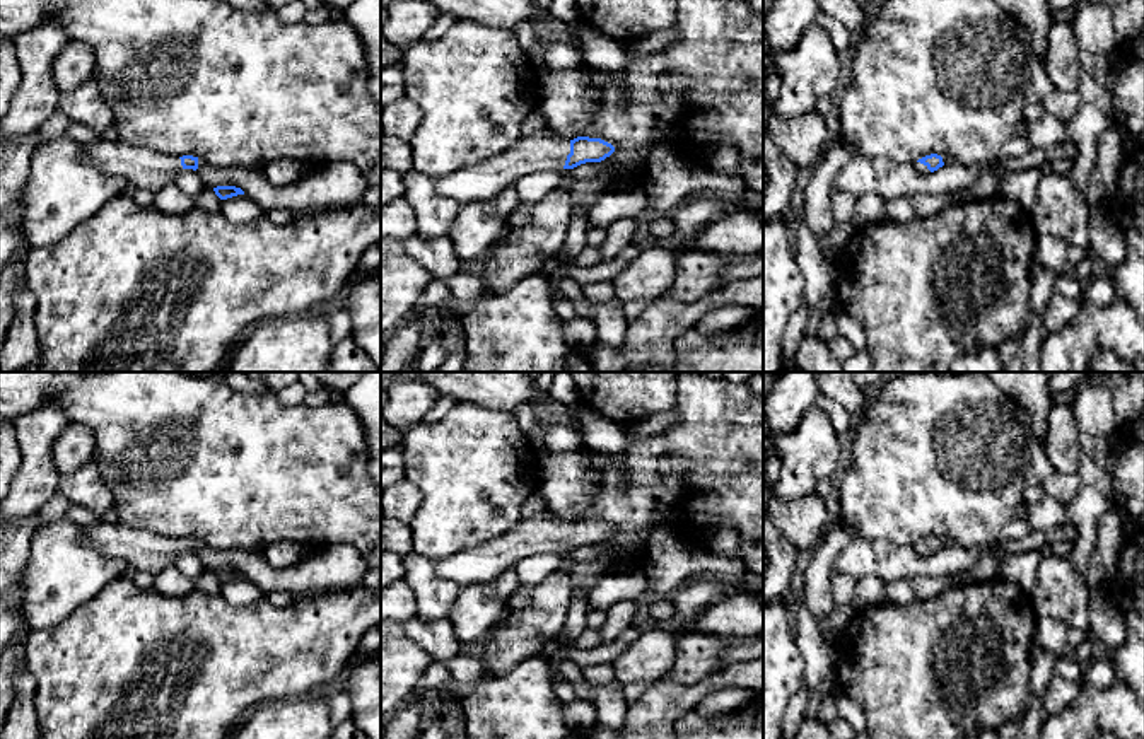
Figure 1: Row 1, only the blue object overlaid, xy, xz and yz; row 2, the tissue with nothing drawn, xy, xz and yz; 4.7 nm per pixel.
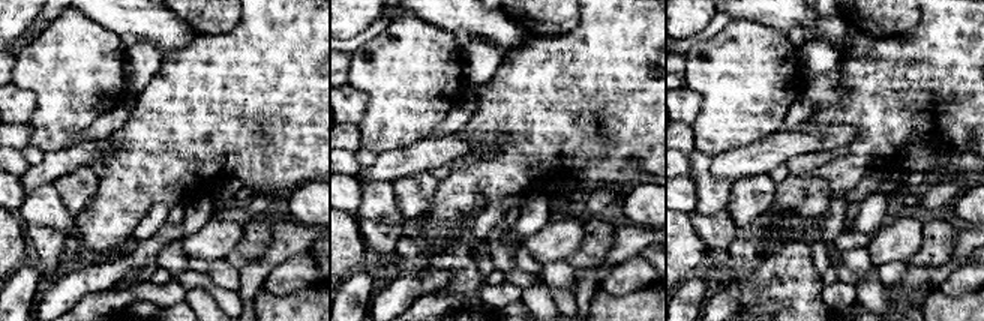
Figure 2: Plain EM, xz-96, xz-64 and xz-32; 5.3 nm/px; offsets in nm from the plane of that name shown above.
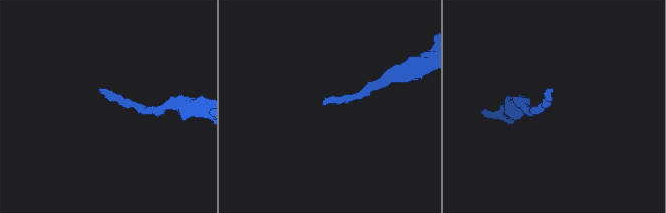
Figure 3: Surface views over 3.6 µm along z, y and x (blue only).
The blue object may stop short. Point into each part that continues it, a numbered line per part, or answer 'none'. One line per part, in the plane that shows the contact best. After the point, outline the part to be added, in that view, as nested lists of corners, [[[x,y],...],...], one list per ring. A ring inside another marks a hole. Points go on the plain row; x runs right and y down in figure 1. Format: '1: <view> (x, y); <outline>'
1: xz (542, 533); [[[546,509],[521,519],[504,536],[473,551],[435,562],[435,573],[459,587],[493,584],[500,573],[522,558],[540,553],[562,553],[569,536],[570,522]]]

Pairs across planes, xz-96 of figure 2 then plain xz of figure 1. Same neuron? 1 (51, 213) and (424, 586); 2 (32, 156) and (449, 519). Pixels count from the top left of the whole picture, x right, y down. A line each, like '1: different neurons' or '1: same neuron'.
1: same neuron
2: different neurons

